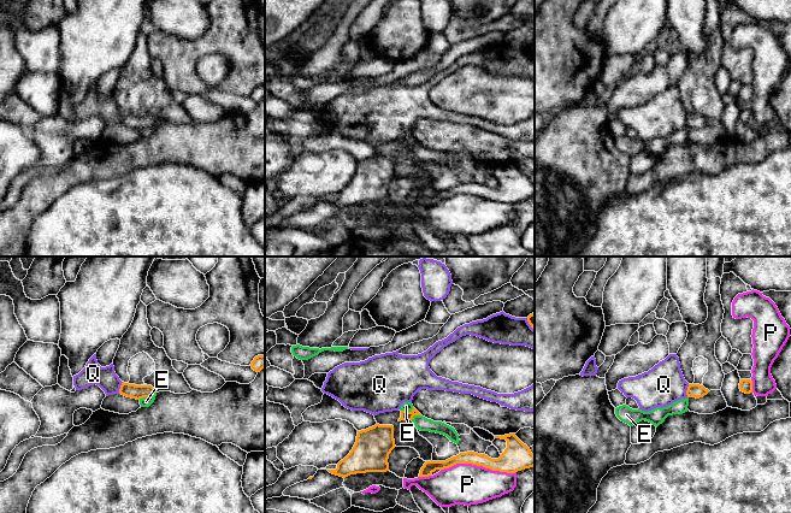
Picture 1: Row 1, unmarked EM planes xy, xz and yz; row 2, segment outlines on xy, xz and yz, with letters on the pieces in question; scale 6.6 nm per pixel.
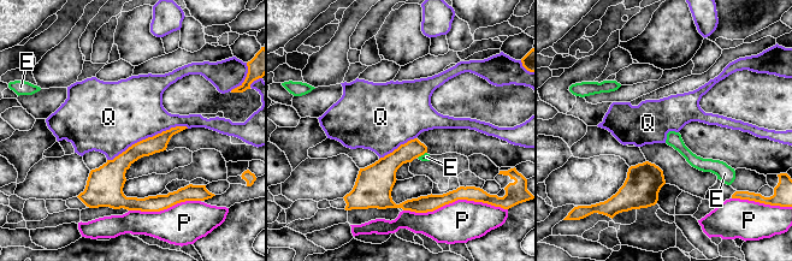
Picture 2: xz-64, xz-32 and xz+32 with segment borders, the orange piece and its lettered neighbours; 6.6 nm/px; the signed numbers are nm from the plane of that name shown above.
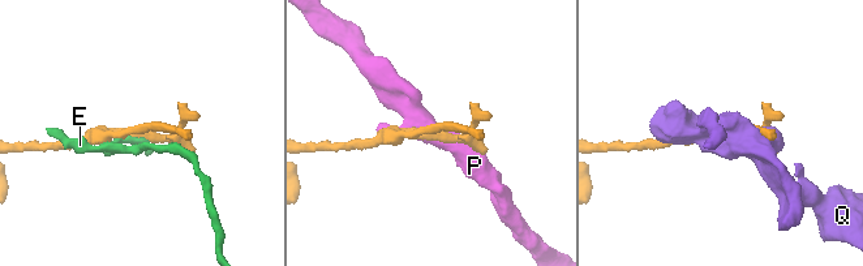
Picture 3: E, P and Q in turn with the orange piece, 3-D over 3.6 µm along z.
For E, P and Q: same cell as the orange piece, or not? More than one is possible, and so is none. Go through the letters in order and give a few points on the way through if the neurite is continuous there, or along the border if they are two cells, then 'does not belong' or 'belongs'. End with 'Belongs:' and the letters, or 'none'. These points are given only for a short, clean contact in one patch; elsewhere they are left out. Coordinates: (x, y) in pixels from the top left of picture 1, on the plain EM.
E: border along xy (155, 122), (152, 125), (139, 129); does not belong
P: does not belong
Q: does not belong
Belongs: none

